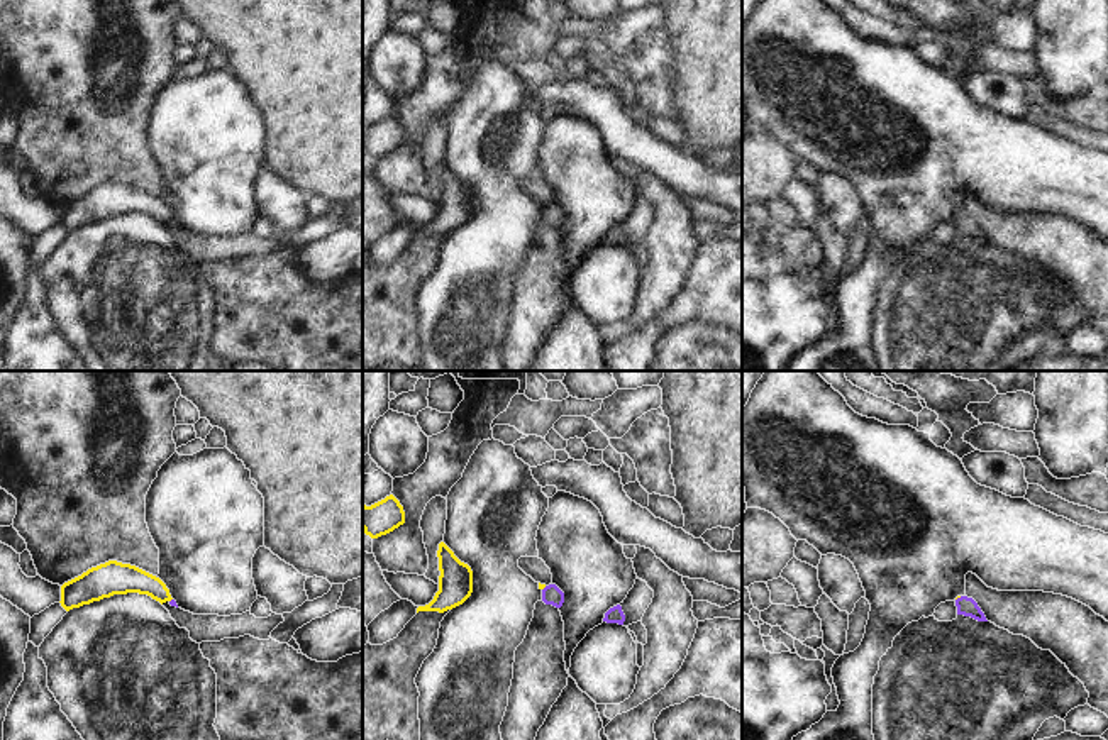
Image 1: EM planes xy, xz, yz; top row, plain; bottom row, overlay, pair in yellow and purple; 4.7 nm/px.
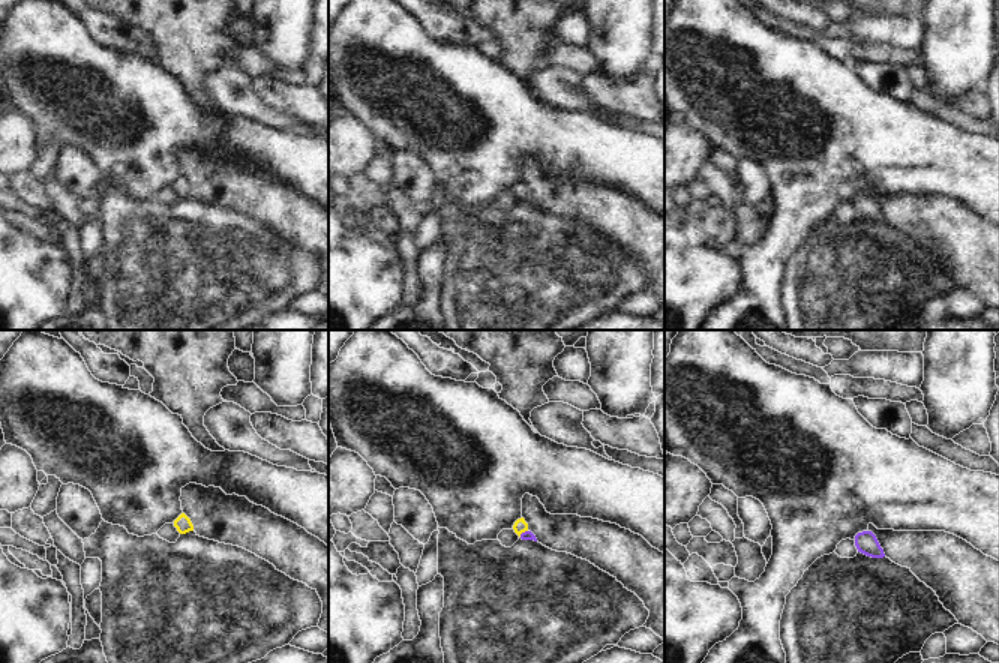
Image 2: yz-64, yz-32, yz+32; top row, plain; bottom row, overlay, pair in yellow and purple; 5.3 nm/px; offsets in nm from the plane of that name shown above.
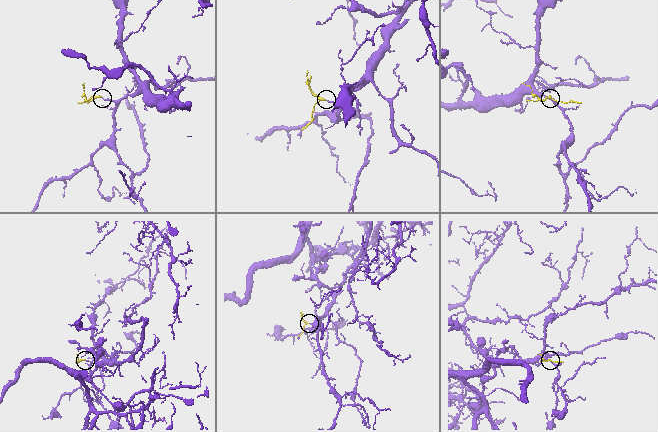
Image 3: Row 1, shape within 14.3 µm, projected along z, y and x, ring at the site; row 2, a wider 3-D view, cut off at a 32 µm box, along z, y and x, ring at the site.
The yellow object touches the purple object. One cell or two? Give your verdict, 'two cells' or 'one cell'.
one cell

